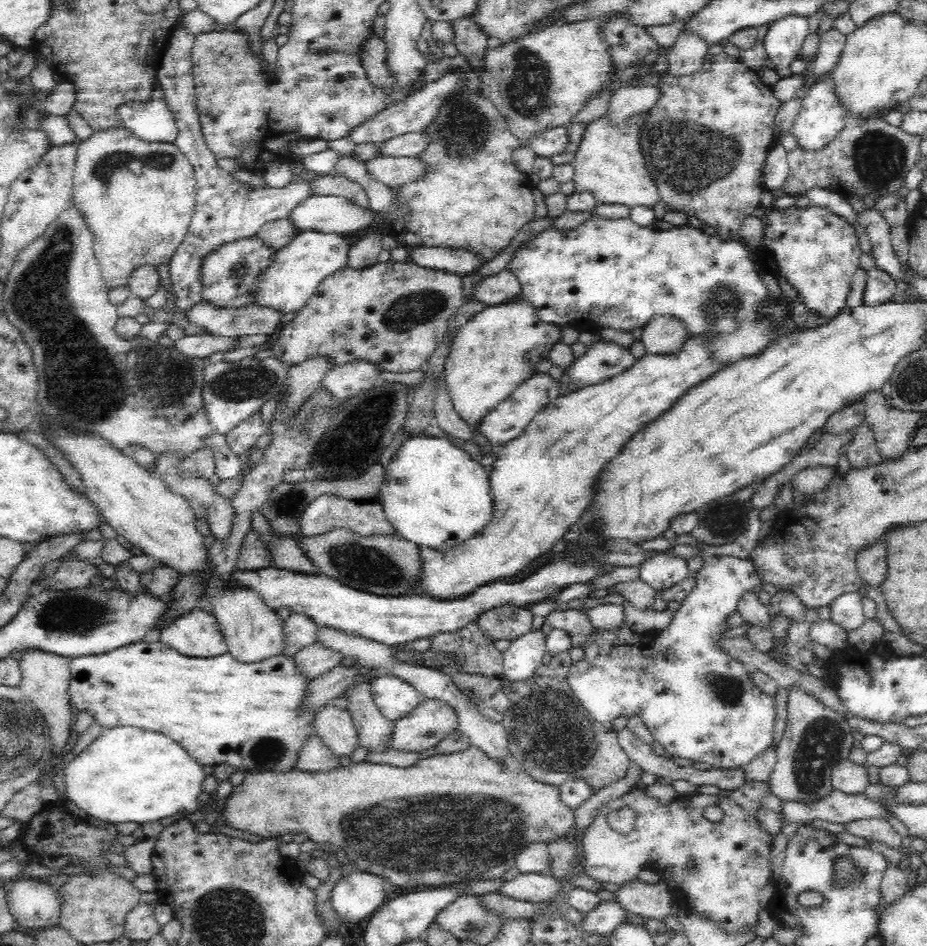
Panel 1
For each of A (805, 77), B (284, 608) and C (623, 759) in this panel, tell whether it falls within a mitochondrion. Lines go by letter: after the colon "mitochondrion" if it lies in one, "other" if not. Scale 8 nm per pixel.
A: other
B: other
C: other

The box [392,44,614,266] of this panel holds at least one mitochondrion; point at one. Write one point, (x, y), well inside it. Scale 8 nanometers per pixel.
(527, 86)

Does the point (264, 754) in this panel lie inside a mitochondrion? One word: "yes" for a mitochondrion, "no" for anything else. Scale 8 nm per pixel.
yes

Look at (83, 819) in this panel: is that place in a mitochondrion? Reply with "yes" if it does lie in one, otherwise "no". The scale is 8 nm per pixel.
no

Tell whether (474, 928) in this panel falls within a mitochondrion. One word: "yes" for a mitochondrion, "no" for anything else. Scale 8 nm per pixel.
yes

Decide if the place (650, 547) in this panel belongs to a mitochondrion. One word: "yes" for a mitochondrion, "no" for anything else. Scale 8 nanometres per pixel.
no

